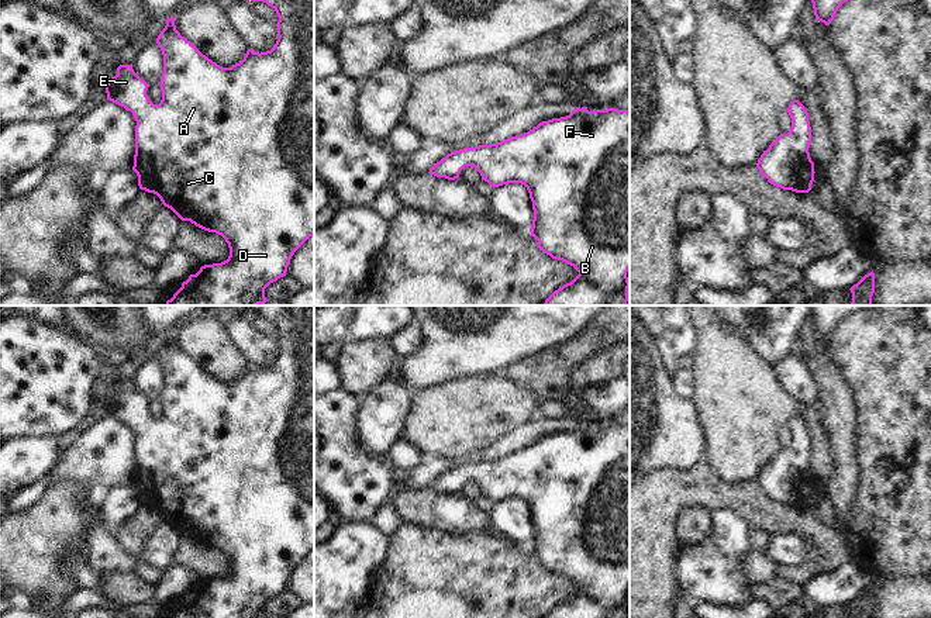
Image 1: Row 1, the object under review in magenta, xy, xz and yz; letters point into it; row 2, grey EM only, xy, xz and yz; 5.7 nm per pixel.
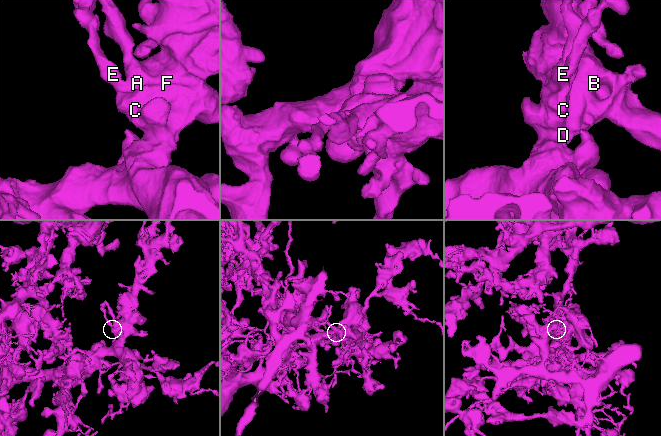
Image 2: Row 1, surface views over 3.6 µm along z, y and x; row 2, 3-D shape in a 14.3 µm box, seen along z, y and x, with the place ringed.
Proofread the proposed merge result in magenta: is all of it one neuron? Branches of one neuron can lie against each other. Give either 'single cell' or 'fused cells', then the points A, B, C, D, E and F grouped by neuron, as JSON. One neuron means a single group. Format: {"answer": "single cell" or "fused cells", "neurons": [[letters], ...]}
{"answer": "single cell", "neurons": [["A", "B", "C", "D", "E", "F"]]}

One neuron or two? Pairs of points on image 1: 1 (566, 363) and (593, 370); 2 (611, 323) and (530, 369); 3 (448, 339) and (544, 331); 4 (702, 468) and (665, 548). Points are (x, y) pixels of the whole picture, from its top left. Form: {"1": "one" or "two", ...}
{"1": "two", "2": "one", "3": "one", "4": "one"}

